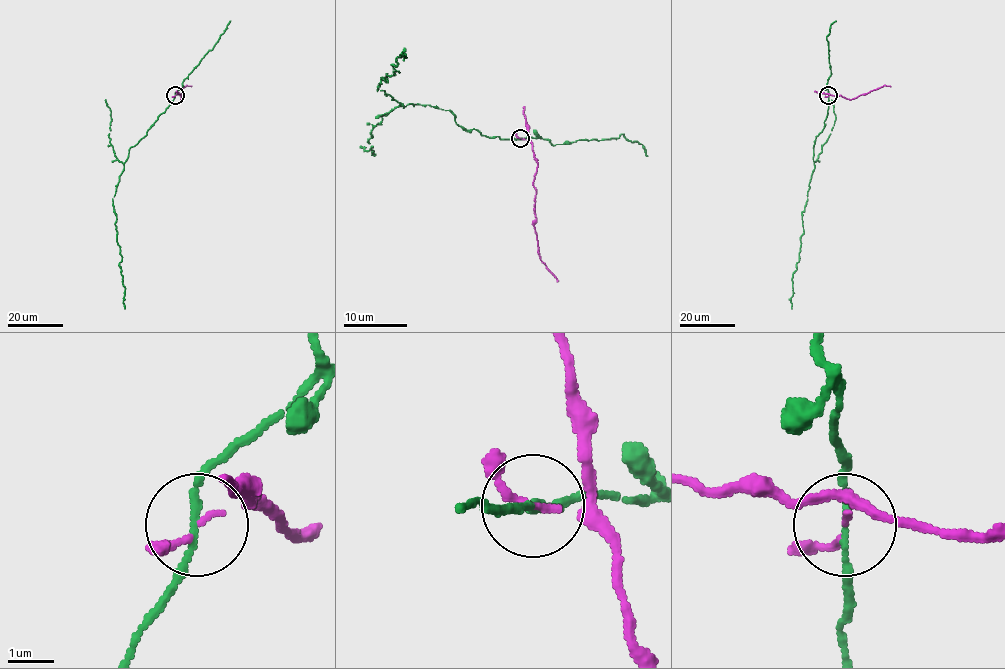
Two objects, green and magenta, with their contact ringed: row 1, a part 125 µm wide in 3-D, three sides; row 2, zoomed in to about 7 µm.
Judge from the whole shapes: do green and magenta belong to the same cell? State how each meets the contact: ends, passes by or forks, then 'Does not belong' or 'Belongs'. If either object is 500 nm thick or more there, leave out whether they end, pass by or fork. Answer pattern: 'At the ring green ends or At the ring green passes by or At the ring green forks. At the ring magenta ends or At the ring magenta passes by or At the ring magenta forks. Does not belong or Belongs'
At the ring green passes by. At the ring magenta passes by. Does not belong

